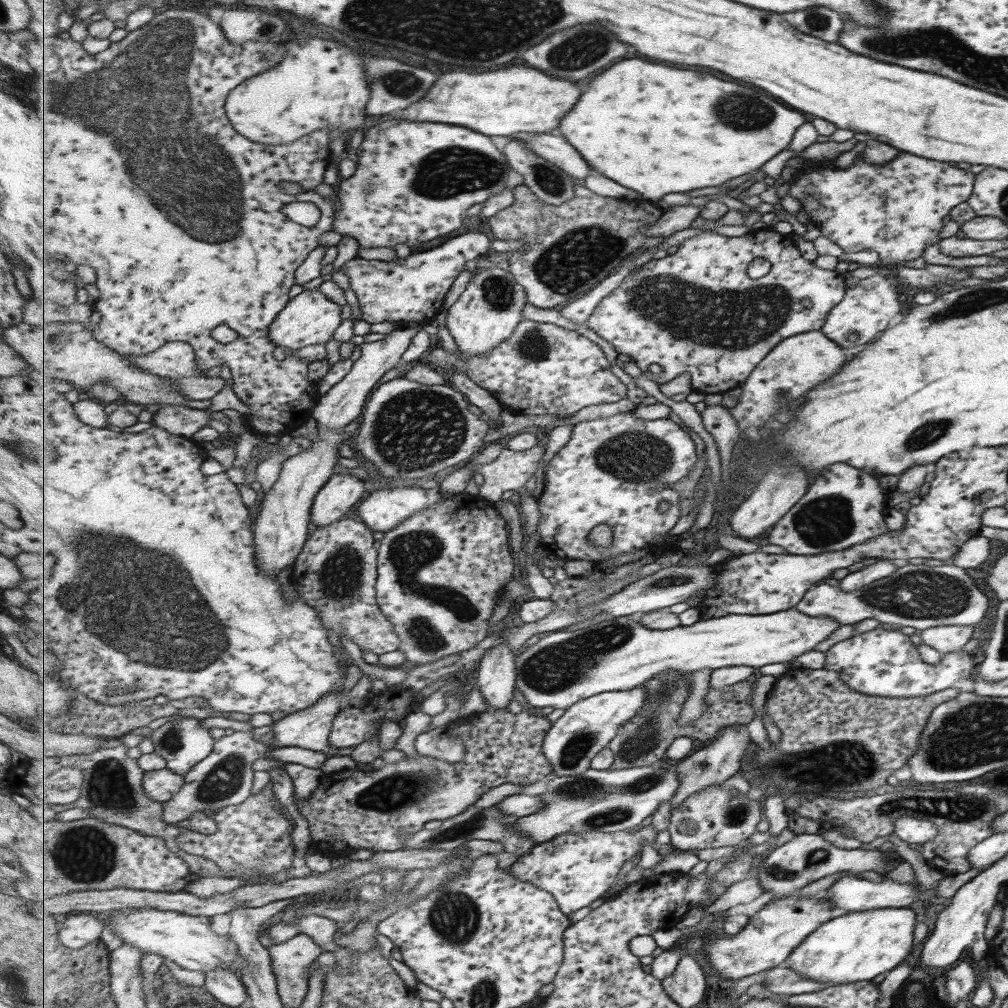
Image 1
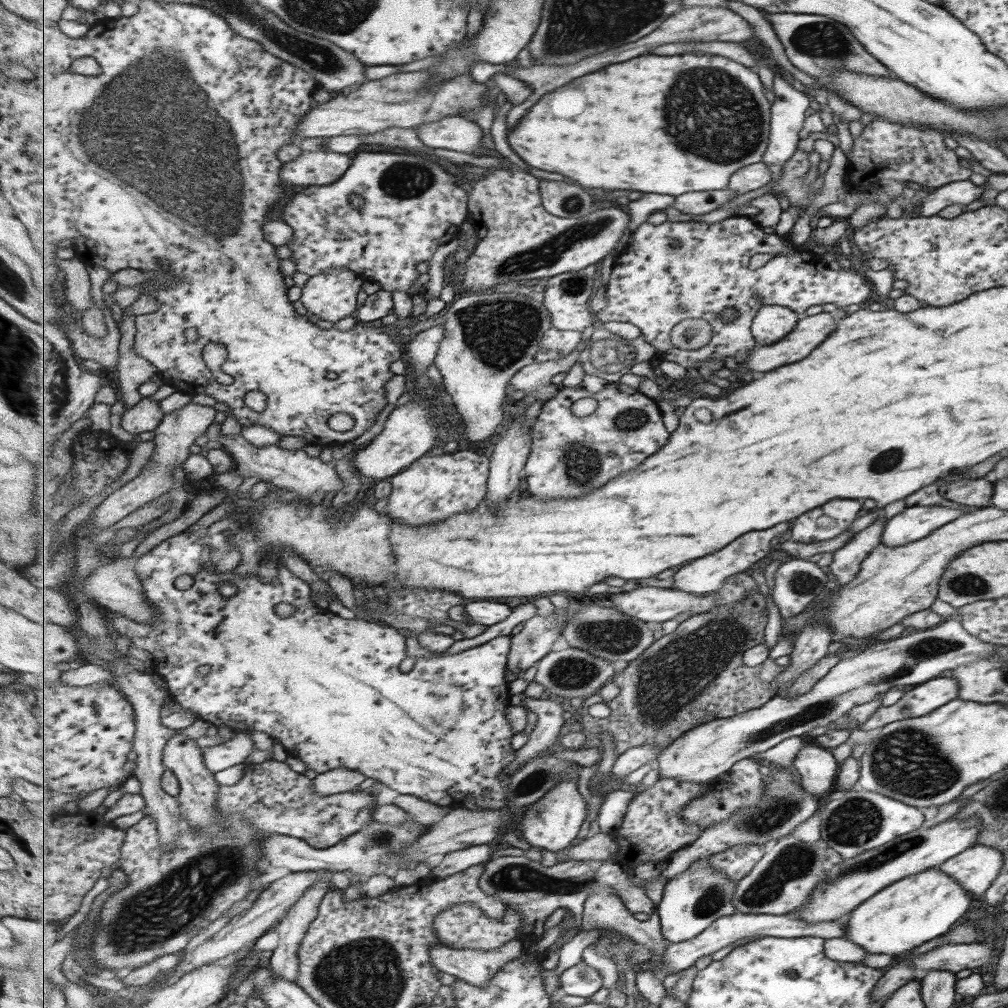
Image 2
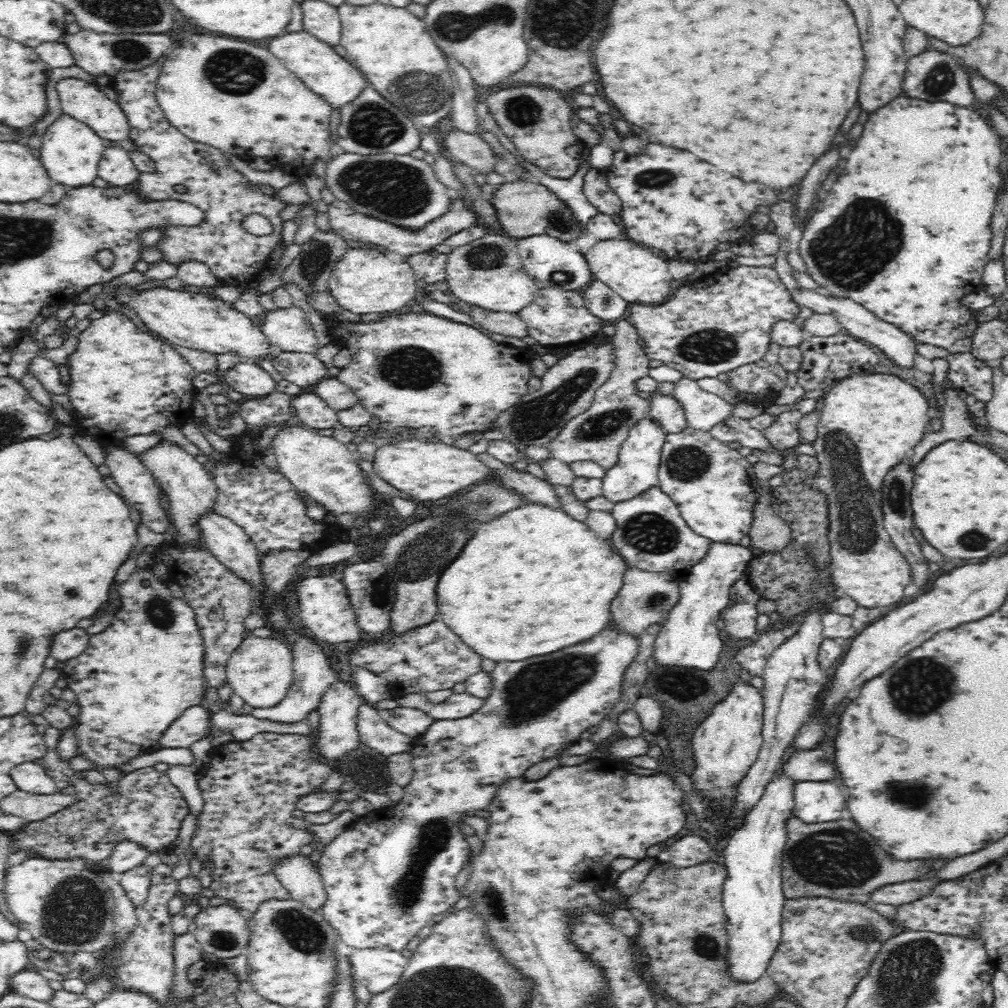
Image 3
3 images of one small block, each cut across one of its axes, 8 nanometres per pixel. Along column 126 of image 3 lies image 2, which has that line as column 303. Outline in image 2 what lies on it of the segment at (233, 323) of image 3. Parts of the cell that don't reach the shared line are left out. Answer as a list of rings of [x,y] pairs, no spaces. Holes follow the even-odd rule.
[[[330,268],[310,278],[301,301],[308,311],[332,323],[340,322],[359,310],[359,296],[366,278],[350,268]]]

